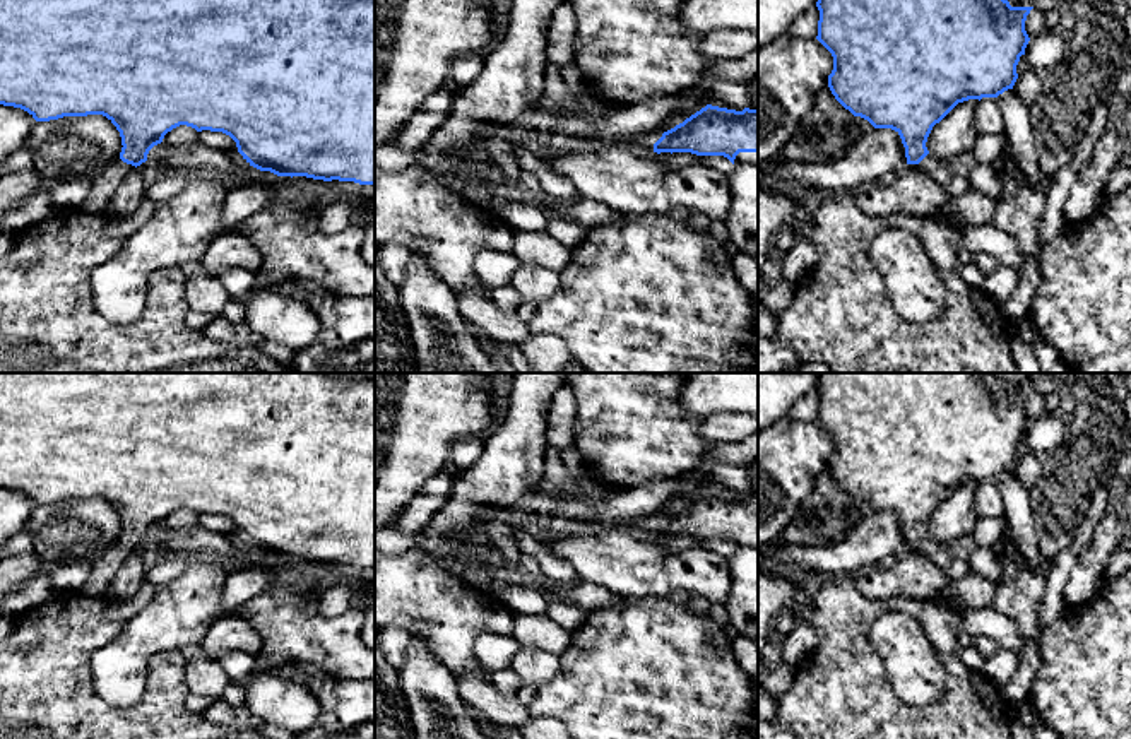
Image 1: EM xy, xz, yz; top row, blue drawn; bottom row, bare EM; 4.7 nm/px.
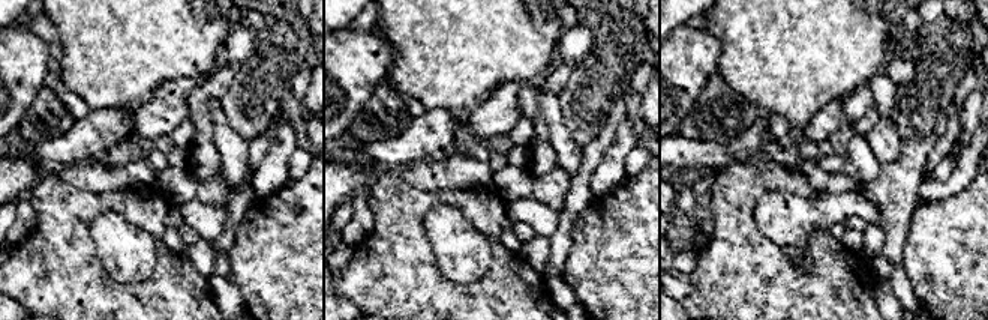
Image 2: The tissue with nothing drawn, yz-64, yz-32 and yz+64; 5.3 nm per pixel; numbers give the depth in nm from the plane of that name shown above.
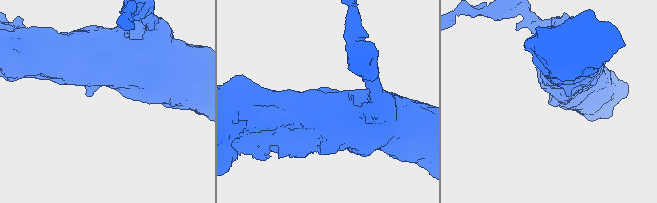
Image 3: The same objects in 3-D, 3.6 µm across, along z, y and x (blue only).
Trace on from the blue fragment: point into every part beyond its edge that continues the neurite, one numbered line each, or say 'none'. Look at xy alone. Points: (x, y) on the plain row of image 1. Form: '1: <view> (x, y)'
1: xy (96, 585)

